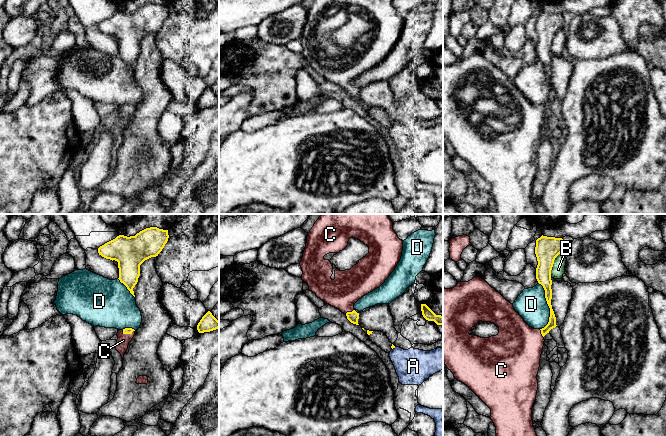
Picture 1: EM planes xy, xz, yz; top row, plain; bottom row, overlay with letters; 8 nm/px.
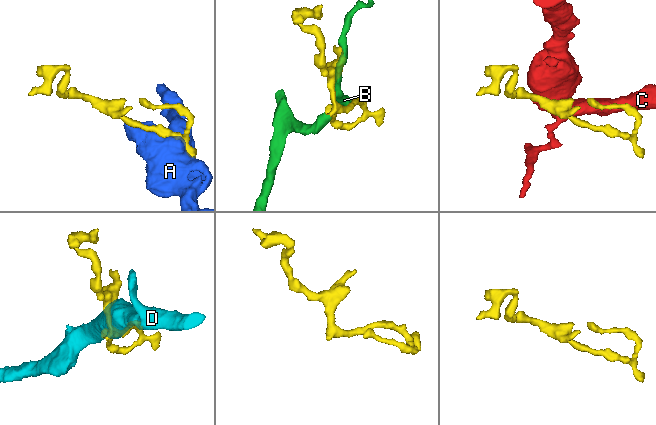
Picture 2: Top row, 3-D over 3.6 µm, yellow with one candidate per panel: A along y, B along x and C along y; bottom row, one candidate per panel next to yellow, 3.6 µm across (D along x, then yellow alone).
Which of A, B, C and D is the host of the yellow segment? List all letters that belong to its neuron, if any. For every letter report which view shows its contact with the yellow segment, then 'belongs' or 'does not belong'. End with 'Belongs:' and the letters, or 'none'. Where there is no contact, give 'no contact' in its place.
A: xz | does not belong
B: yz | does not belong
C: xz | belongs
D: yz | does not belong
Belongs: C

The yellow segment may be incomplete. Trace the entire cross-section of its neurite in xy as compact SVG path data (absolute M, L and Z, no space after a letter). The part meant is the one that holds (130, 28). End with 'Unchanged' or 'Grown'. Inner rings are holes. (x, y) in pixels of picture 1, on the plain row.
M146 4L135 12L119 11L98 24L102 33L118 38L119 56L135 73L133 64L140 52L140 41L162 27L169 14L168 6Z. Unchanged

